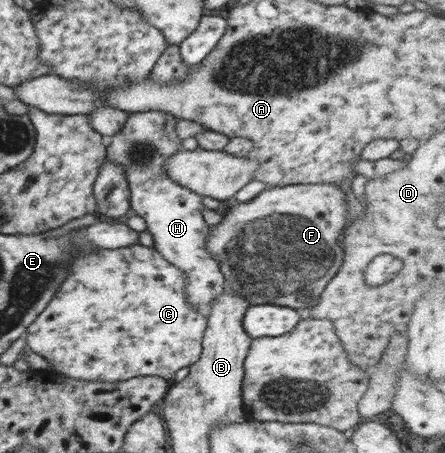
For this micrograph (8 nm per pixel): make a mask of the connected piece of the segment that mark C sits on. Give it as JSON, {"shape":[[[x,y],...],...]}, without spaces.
{"shape":[[[139,243],[126,248],[112,250],[94,250],[94,252],[78,252],[70,263],[68,280],[58,288],[58,292],[47,304],[46,308],[36,317],[36,320],[27,328],[25,339],[27,349],[44,358],[52,370],[61,375],[70,376],[71,379],[96,381],[96,382],[120,382],[139,376],[159,376],[171,381],[174,373],[180,368],[192,366],[200,360],[203,350],[203,336],[207,327],[207,317],[204,313],[195,311],[186,298],[184,288],[185,272],[170,264],[160,256],[155,248],[146,248]]]}

